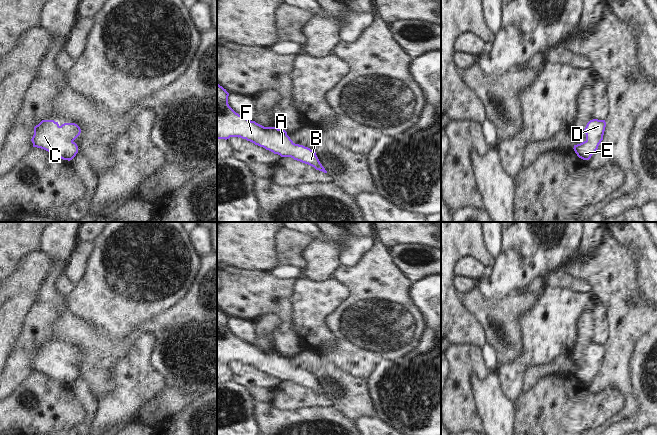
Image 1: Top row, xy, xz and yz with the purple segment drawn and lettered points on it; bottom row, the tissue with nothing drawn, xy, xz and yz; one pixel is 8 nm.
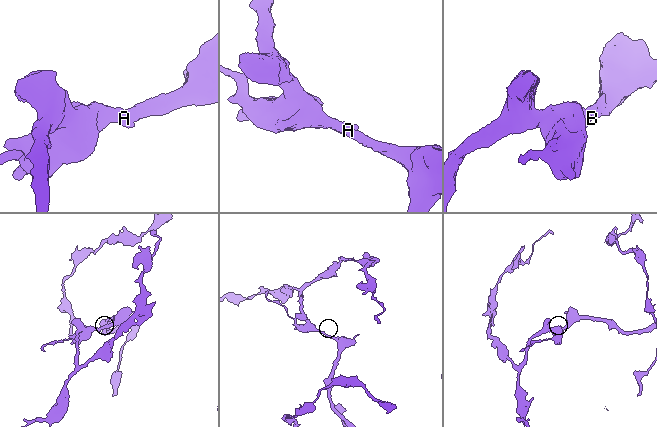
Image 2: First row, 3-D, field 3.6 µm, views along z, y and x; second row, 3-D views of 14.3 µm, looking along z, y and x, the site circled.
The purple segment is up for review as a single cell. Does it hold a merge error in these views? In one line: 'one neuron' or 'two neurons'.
one neuron

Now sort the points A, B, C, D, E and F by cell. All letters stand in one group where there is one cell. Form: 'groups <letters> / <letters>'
groups A B C D E F

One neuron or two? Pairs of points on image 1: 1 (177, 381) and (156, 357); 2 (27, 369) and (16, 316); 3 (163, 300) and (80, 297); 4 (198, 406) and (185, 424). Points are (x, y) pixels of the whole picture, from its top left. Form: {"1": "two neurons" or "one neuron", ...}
{"1": "one neuron", "2": "two neurons", "3": "one neuron", "4": "one neuron"}

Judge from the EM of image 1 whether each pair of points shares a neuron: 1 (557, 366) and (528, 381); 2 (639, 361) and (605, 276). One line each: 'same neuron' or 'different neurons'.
1: same neuron
2: different neurons

